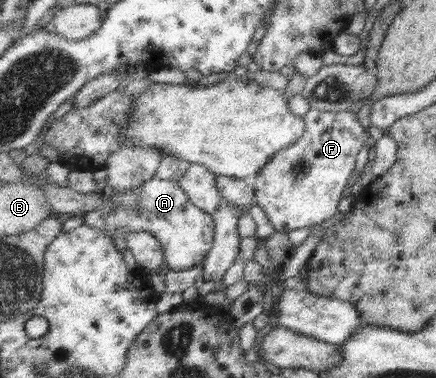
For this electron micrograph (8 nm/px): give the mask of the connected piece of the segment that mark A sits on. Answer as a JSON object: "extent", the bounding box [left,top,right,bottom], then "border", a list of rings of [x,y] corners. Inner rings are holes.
{"extent":[82,176,215,271],"border":[[[155,176],[136,190],[115,192],[109,196],[109,200],[122,205],[118,208],[115,205],[103,205],[87,211],[82,214],[83,224],[91,228],[101,228],[101,231],[105,231],[113,239],[126,238],[135,232],[153,233],[165,250],[165,265],[176,271],[193,269],[195,266],[203,267],[215,245],[214,215],[195,206],[178,180],[163,180]],[[138,209],[140,213],[137,213]]]}

